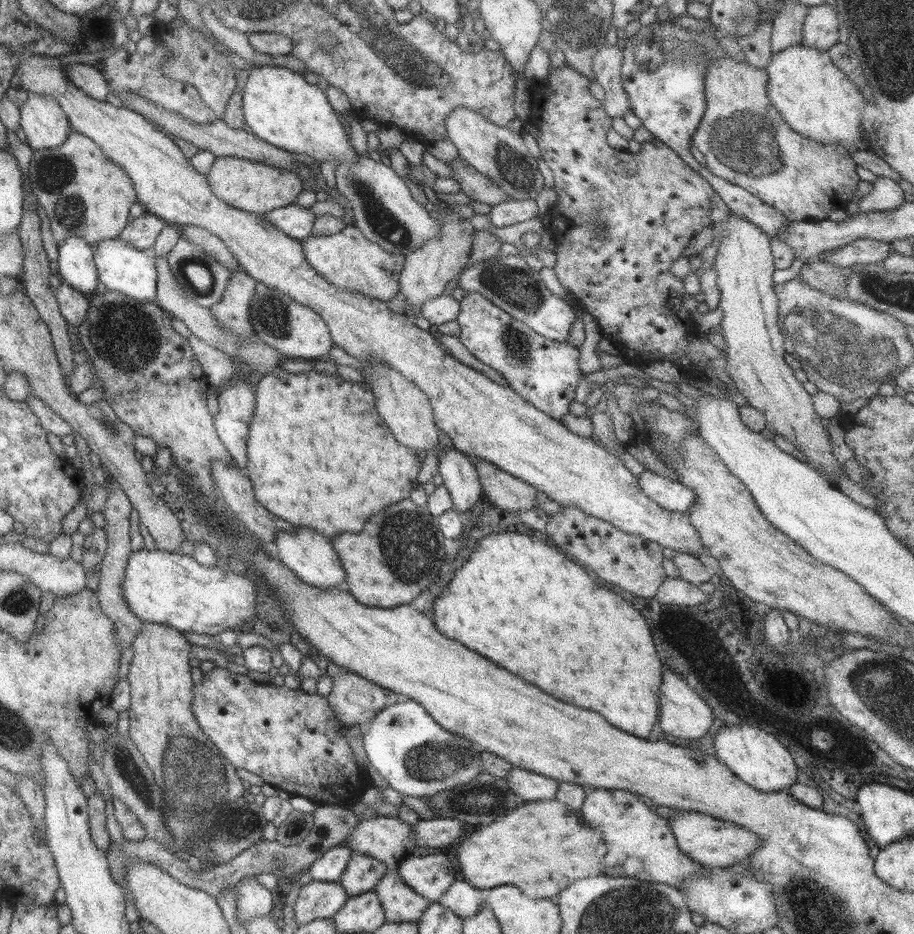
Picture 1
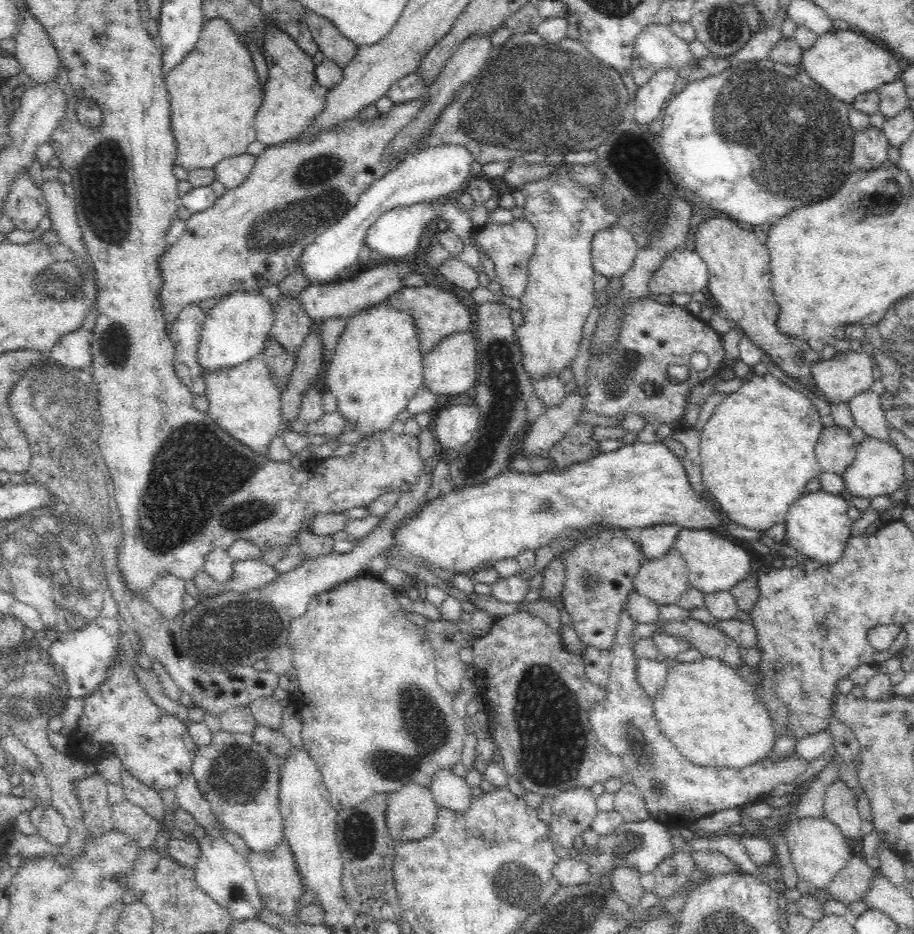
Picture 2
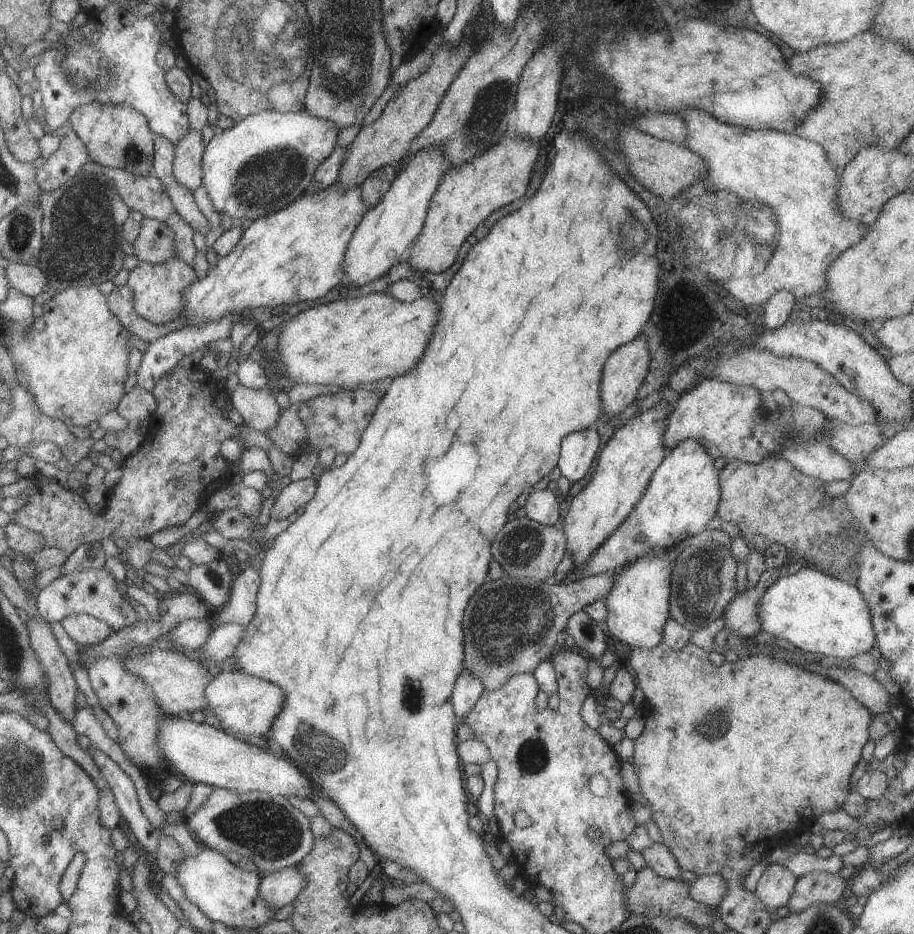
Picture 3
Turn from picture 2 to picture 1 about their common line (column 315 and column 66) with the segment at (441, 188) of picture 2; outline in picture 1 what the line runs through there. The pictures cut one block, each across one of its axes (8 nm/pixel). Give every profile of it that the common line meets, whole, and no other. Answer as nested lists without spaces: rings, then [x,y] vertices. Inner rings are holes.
[[[66,236],[57,244],[58,272],[63,282],[90,297],[99,279],[92,246],[80,236]]]

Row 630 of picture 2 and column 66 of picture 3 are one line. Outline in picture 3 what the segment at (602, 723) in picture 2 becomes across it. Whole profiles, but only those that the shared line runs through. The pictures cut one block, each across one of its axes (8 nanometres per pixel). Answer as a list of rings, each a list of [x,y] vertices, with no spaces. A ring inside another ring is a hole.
[[[86,613],[68,615],[61,622],[68,636],[81,647],[101,643],[114,632],[109,624]]]

